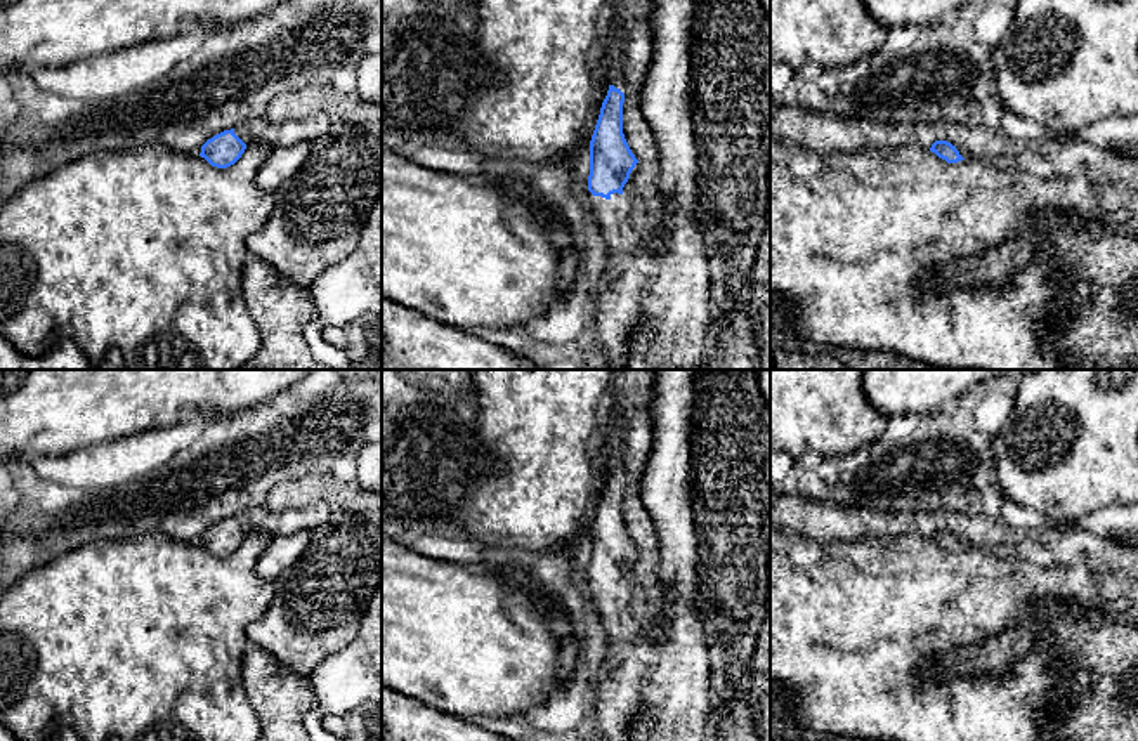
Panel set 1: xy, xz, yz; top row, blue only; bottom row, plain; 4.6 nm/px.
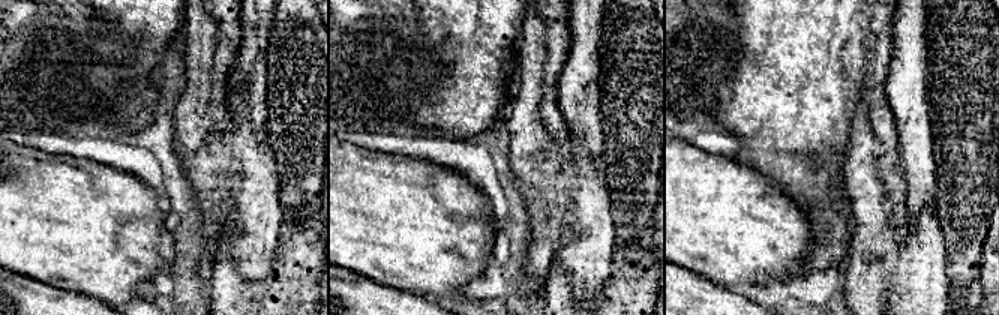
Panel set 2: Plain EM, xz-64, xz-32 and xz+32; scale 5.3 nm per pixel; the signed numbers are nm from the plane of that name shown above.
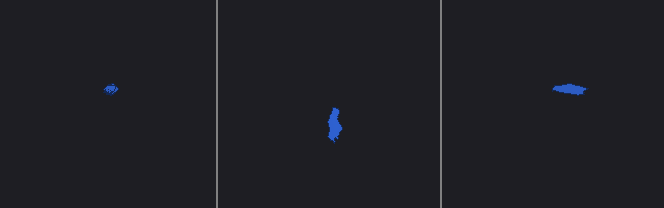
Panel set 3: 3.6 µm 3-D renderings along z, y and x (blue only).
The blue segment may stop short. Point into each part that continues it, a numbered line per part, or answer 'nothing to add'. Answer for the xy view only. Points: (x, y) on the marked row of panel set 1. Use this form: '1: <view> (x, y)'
1: xy (245, 132)

